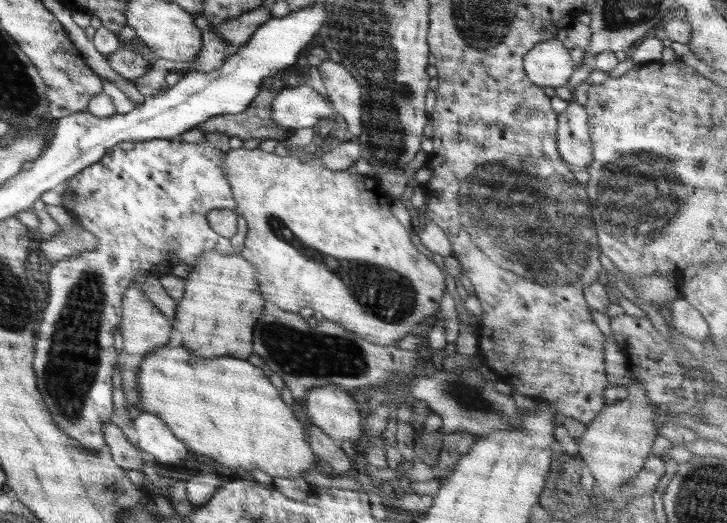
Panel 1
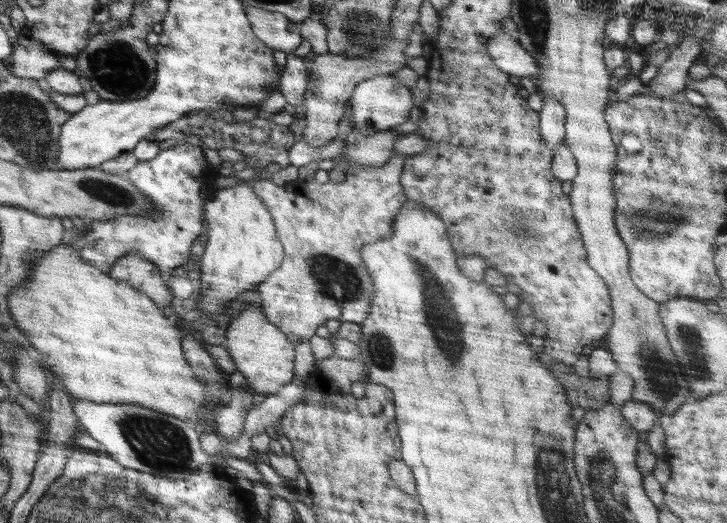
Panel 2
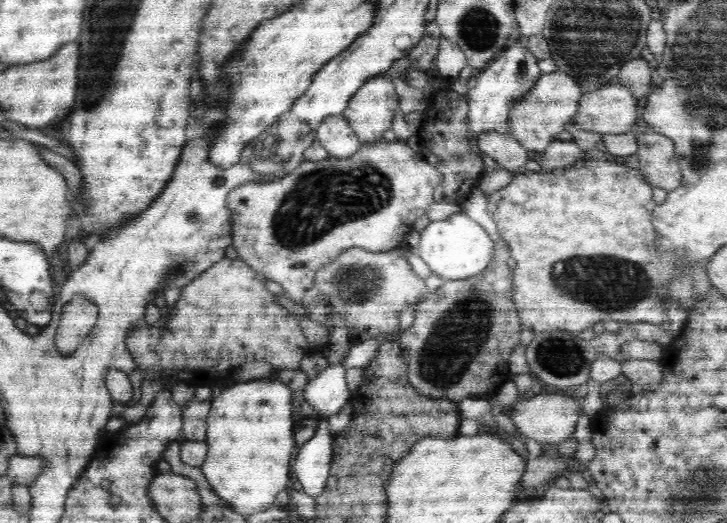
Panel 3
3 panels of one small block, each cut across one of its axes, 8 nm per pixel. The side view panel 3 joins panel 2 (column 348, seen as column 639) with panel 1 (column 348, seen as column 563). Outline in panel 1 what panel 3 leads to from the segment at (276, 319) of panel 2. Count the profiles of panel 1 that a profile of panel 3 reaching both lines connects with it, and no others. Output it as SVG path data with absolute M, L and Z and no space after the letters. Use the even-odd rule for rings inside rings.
M244 147L226 151L224 153L224 166L226 166L226 176L230 182L234 200L237 202L238 215L244 217L247 222L248 230L240 256L258 268L256 269L258 272L257 284L262 284L260 292L262 292L265 300L270 300L272 304L278 305L281 309L295 313L304 307L317 310L327 320L338 322L342 327L377 345L394 344L408 333L412 333L412 330L420 322L424 322L426 318L438 312L446 288L440 261L433 262L432 259L428 259L416 250L406 228L390 212L395 198L382 189L379 178L374 175L360 174L354 165L342 171L330 170L320 160L306 161L299 159L295 154L288 155L281 151L270 153L259 149L246 150Z

